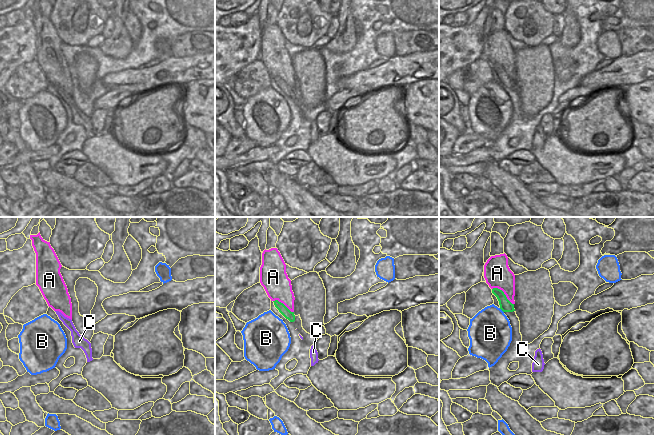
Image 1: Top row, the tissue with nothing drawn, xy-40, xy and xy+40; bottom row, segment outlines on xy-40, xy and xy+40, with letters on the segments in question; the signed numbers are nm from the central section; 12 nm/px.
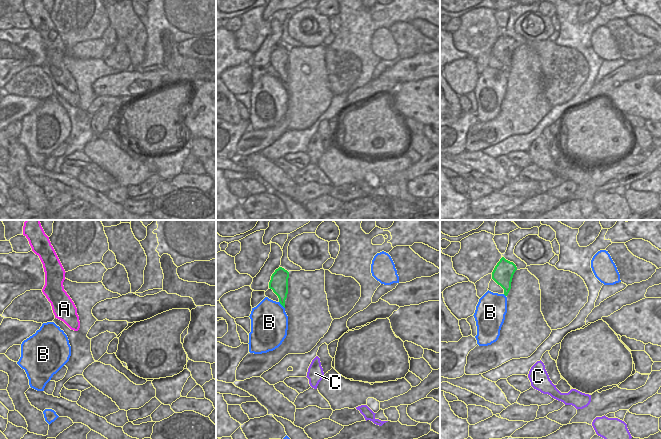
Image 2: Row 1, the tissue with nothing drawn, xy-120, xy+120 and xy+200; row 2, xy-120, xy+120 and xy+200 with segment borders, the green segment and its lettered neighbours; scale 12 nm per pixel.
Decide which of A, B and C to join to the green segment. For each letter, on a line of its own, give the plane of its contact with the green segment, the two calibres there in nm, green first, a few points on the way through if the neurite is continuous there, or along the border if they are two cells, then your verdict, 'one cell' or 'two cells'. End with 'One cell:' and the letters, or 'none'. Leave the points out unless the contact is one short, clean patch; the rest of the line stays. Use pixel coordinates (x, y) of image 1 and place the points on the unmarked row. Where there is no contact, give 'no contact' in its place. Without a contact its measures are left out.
A: contact in xy+40; calibres 140 and 320 nm; two cells
B: contact in xy+40; calibres 140 and 460 nm; border xy+40 (499, 84), (503, 88); two cells
C: no contact; one cell
One cell: C

